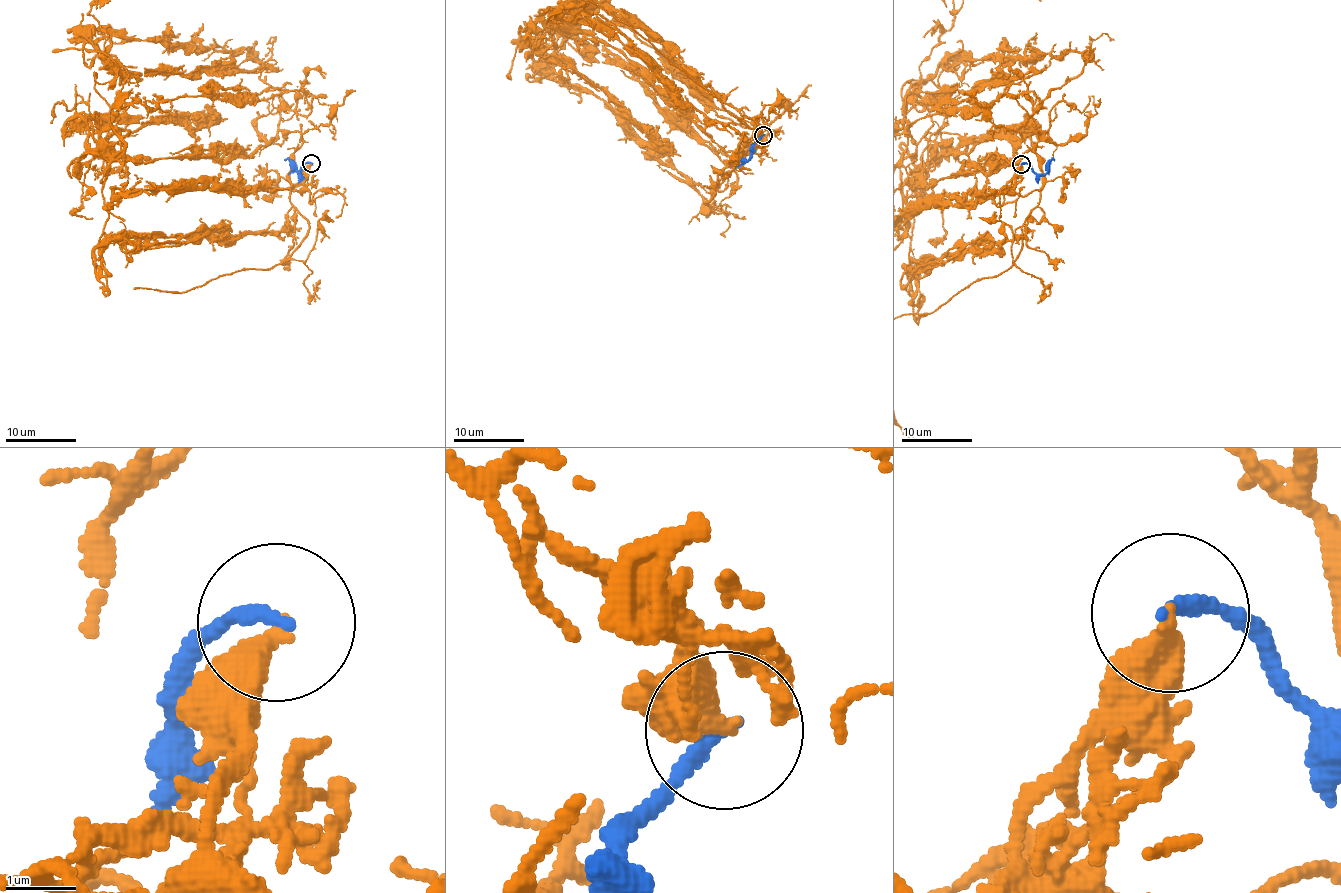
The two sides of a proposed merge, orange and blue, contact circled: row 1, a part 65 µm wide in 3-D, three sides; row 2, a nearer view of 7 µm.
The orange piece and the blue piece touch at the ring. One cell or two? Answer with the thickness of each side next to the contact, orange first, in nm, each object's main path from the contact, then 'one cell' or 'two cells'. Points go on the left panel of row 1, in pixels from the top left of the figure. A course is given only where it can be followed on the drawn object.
400/200 nm | blue via (311, 164), (306, 162), (299, 174), (292, 164), (284, 159) | two cells

